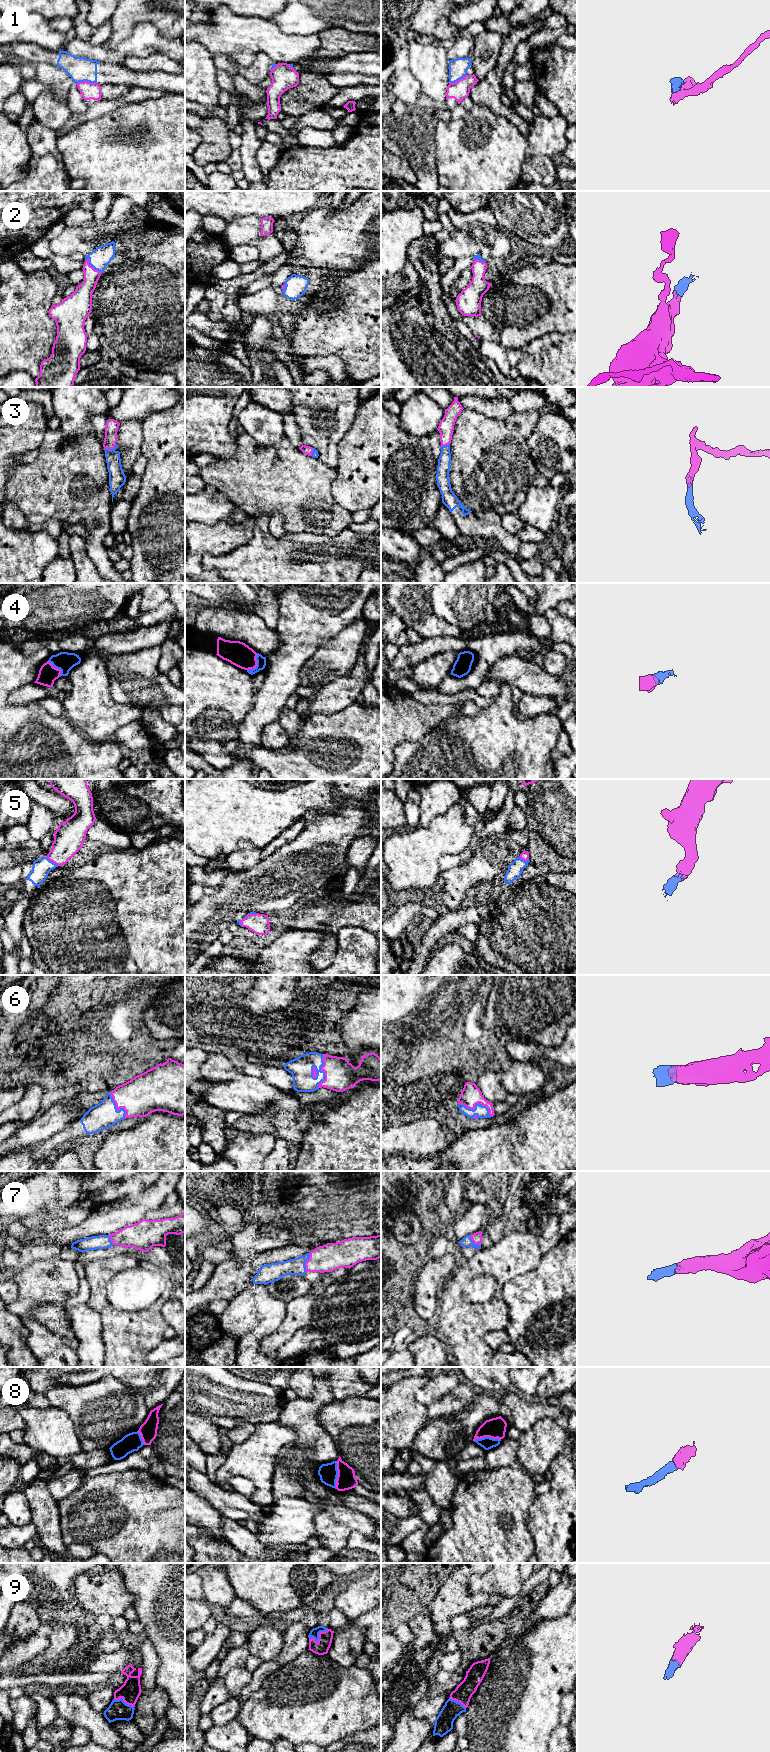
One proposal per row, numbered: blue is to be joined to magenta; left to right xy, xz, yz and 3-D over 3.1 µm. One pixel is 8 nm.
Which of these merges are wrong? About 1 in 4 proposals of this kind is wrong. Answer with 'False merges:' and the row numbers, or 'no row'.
False merges: 1

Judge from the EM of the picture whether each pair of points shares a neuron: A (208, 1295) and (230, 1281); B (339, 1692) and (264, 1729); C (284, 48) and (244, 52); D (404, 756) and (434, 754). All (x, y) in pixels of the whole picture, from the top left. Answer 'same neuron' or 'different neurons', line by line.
A: same neuron
B: same neuron
C: same neuron
D: same neuron

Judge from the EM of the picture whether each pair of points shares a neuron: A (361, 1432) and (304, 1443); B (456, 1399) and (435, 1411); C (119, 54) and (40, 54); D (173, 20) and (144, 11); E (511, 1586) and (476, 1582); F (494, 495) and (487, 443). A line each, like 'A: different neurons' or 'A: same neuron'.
A: different neurons
B: same neuron
C: different neurons
D: same neuron
E: same neuron
F: same neuron

